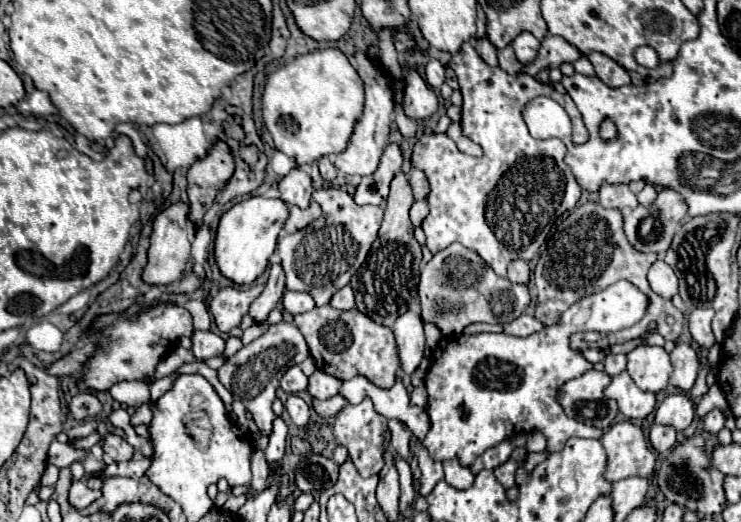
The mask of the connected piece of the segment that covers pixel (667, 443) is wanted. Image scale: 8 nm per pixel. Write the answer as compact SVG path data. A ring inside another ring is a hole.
M653 425L651 433L649 433L649 443L655 451L665 453L675 445L675 437L677 431L673 427L665 427L665 425Z

